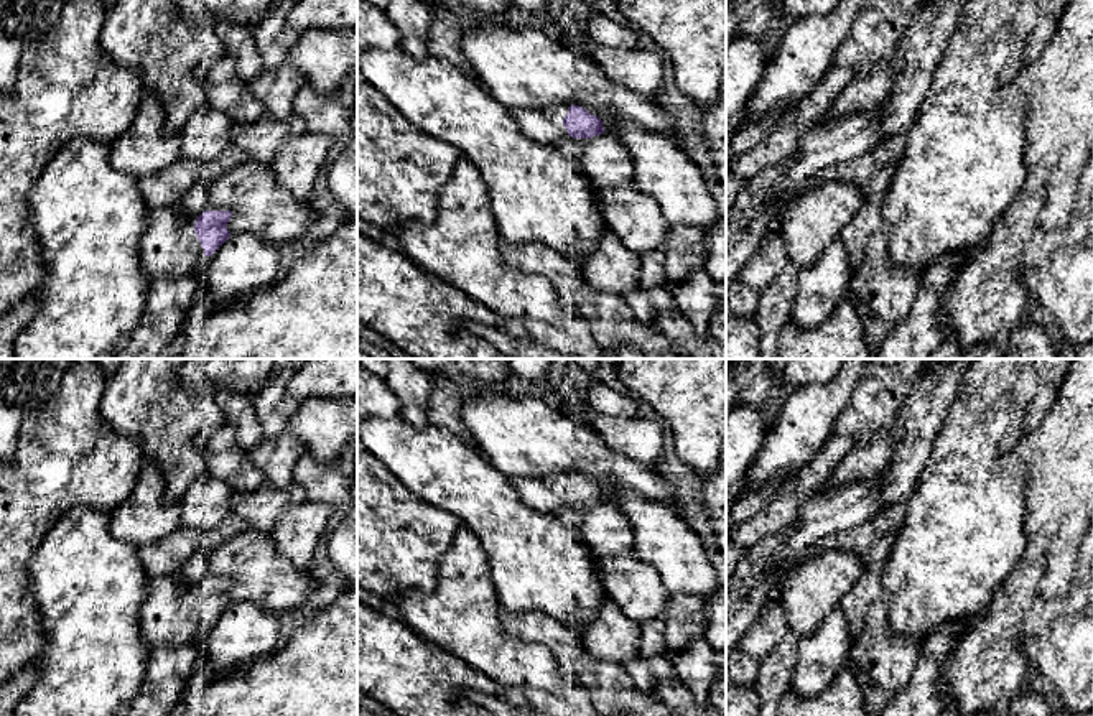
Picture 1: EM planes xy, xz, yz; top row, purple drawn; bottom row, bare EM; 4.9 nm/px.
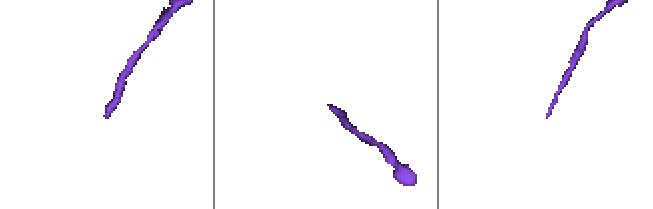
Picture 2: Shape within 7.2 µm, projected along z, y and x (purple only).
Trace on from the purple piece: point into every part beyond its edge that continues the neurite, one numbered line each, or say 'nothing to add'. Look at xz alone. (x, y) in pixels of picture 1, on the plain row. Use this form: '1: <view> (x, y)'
1: xz (542, 492)

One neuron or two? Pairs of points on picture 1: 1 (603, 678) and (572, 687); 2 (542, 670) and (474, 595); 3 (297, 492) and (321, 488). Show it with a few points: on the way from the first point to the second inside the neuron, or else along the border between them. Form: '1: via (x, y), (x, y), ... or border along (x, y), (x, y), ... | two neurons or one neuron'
1: border along (560, 664), (583, 687) | two neurons
2: via (519, 659), (474, 618) | one neuron
3: border along (292, 483), (302, 488), (306, 499) | two neurons

